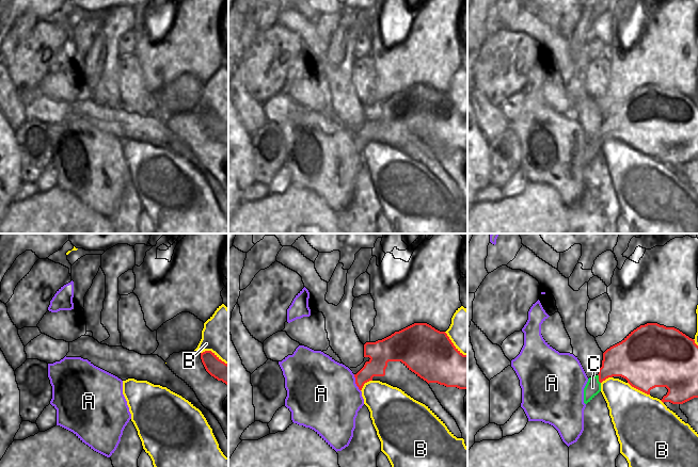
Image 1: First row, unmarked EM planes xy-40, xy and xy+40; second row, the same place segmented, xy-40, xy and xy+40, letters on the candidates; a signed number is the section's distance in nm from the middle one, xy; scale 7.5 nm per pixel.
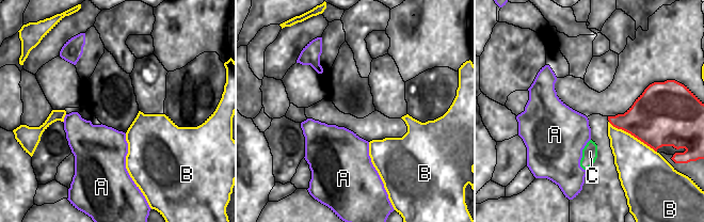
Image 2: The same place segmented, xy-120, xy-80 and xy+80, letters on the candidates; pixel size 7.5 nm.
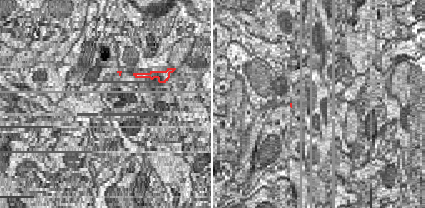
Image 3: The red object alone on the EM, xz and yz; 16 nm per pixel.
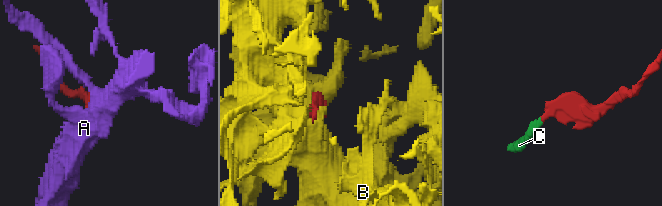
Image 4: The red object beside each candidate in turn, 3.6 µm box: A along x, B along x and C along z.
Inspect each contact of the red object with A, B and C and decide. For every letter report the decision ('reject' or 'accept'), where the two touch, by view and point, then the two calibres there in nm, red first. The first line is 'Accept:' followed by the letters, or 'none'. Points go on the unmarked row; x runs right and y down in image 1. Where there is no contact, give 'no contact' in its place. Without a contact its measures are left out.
Accept: C
A: reject; meets red in xy at (355, 144); 140 nm thick on the red side, 500 nm on the other
B: reject; meets red in xy+40 at (638, 150); 460 nm thick on the red side, 420 nm on the other
C: accept; meets red in xy+40 at (599, 140); 260 nm thick on the red side, 120 nm on the other

